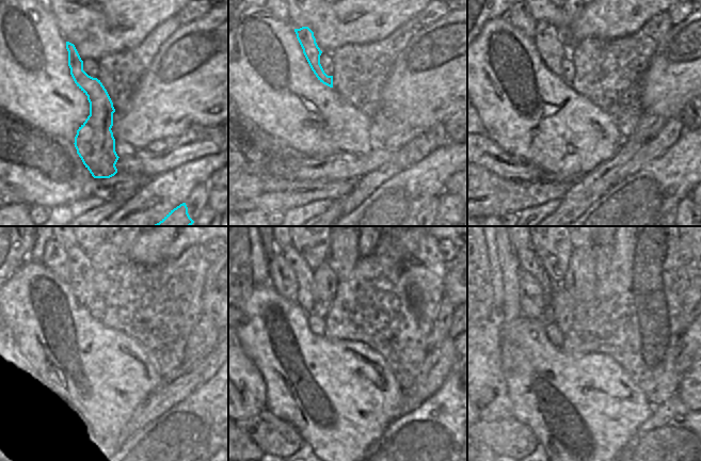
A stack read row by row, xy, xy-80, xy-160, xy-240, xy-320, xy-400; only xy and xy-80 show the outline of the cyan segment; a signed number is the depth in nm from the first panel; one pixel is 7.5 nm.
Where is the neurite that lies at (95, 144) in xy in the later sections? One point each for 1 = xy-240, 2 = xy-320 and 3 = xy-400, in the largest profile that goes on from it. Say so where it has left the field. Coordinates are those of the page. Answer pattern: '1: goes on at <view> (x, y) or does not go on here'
1: goes on at xy-240 (81, 285)
2: goes on at xy-320 (304, 274)
3: goes on at xy-400 (528, 260)

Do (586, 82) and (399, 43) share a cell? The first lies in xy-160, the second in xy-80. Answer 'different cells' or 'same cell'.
same cell

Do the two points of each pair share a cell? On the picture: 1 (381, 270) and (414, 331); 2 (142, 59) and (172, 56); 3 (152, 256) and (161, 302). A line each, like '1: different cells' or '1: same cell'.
1: same cell
2: different cells
3: different cells

